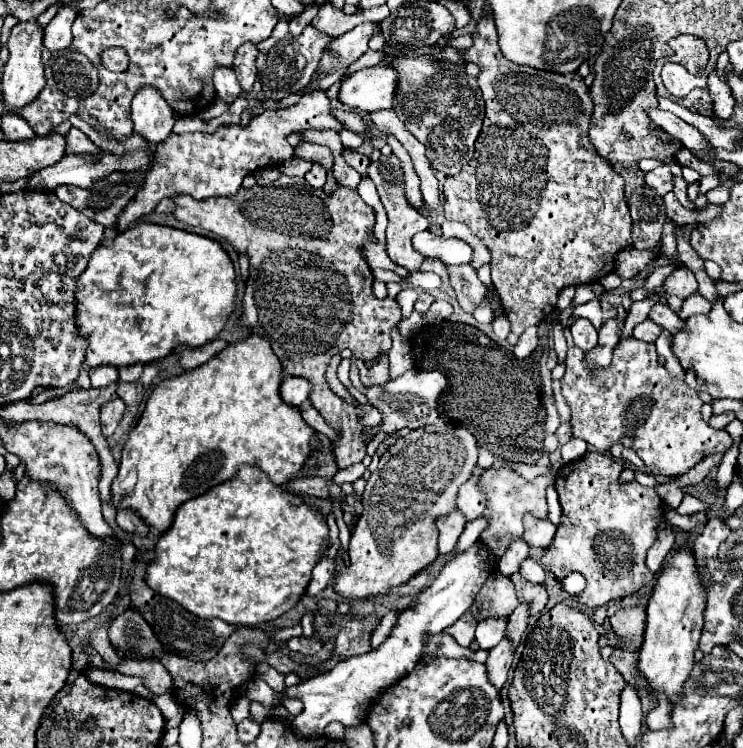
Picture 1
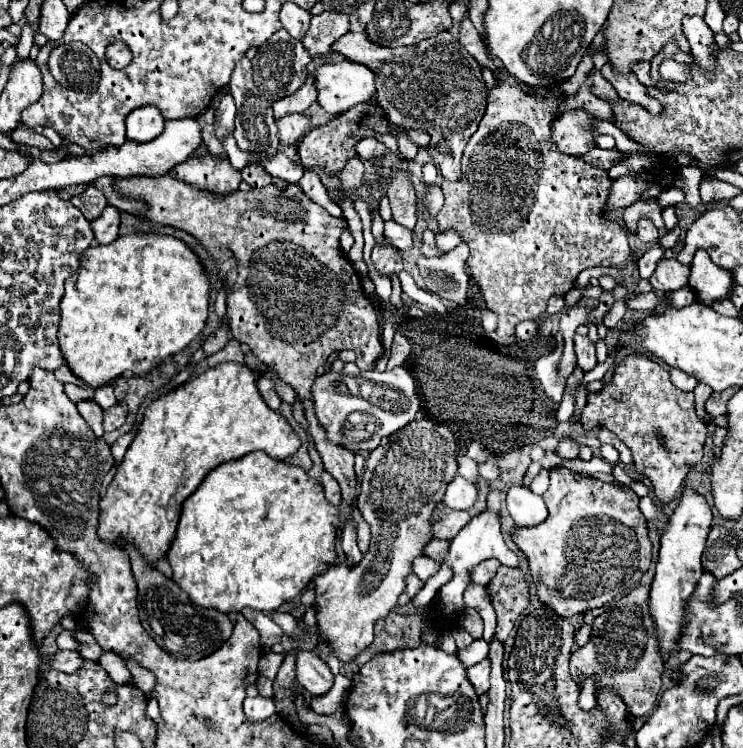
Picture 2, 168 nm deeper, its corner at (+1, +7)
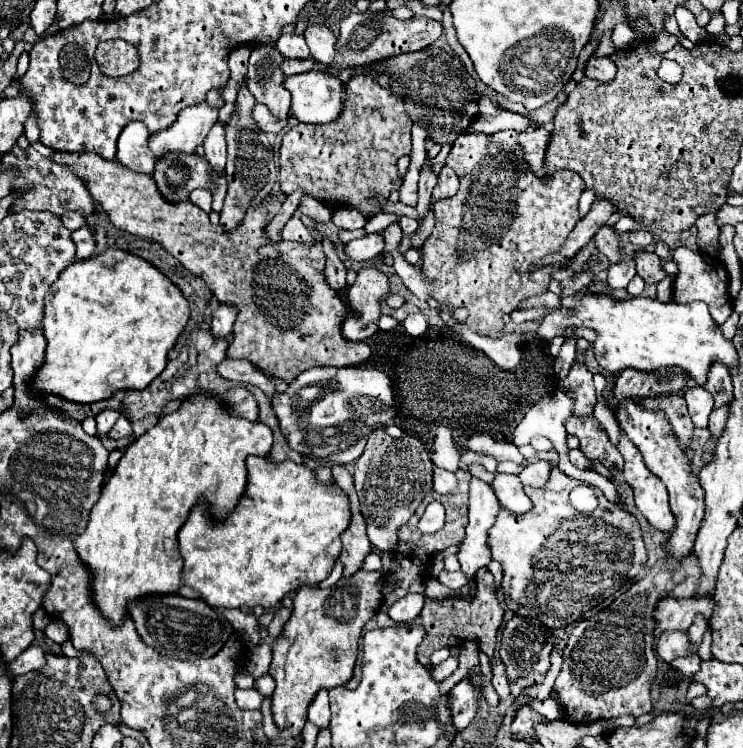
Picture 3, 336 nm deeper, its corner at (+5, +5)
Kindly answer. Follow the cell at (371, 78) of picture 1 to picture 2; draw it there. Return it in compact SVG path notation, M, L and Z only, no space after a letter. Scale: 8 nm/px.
M351 60L317 68L315 80L319 90L317 102L329 114L345 112L375 96L375 74L367 70L365 64L355 64Z

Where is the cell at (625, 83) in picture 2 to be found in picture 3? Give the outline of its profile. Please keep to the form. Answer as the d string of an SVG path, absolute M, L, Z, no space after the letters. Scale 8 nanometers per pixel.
M593 56L587 66L585 66L585 76L599 80L599 82L609 82L615 78L615 64L611 62L611 58L605 56Z

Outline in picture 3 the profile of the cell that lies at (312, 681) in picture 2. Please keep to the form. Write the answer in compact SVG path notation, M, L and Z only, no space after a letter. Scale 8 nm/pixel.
M321 690L311 706L309 706L309 722L315 724L319 730L327 728L329 726L329 718L331 718L331 712L329 712L329 698L327 698L327 690Z

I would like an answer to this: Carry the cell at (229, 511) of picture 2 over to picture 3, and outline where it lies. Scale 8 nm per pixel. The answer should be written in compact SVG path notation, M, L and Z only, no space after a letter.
M249 456L247 472L247 490L225 522L211 522L211 518L207 518L207 506L197 504L179 530L179 550L185 560L183 580L199 590L203 600L211 606L263 606L265 610L271 610L285 594L299 590L301 586L317 586L329 576L341 554L339 536L347 530L351 512L347 496L337 490L335 484L317 482L315 472L305 464L295 464L291 460L277 464L267 458Z

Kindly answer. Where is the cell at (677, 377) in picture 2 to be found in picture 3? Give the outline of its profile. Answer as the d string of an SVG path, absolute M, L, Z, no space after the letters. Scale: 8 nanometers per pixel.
M689 388L685 392L685 402L689 406L689 414L691 414L691 420L697 428L707 428L707 422L709 422L709 414L713 410L713 398L701 388Z

